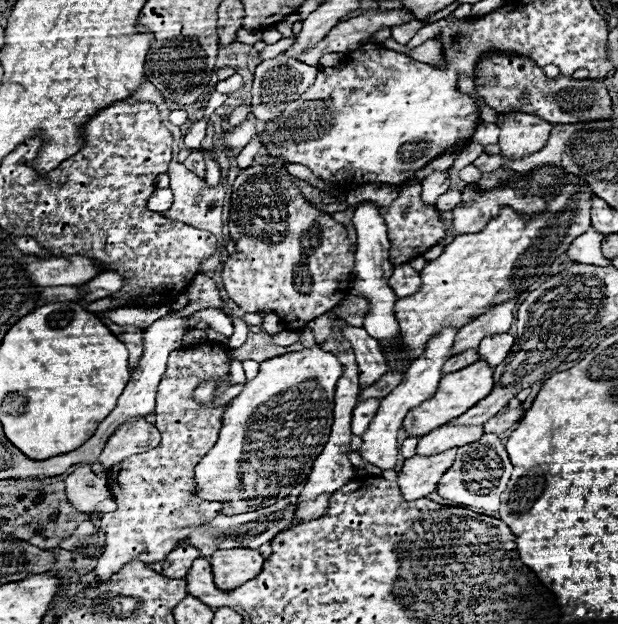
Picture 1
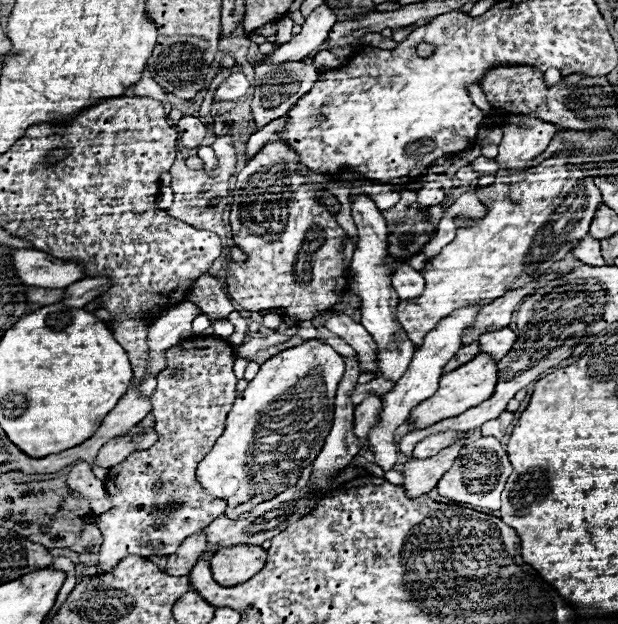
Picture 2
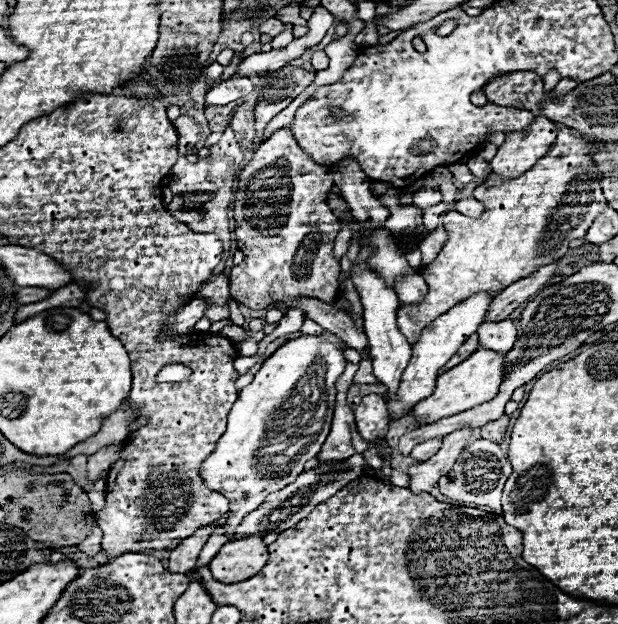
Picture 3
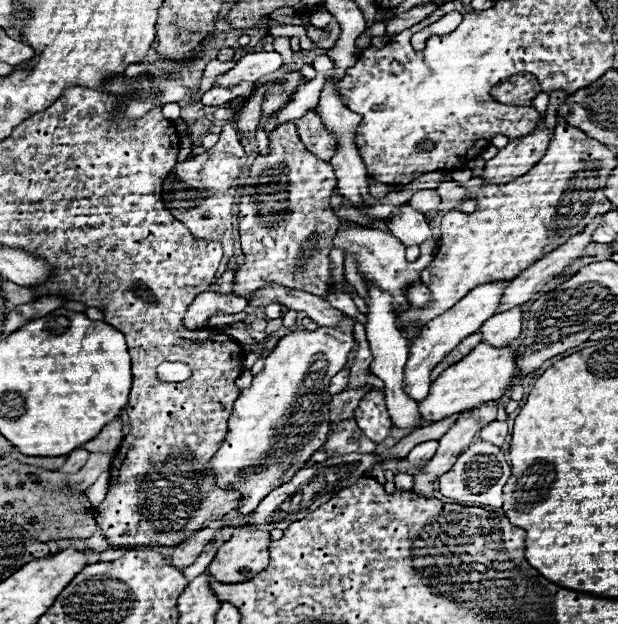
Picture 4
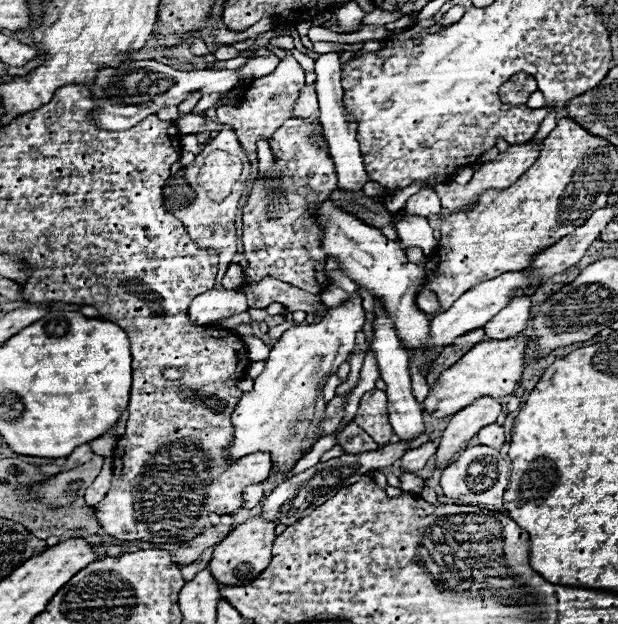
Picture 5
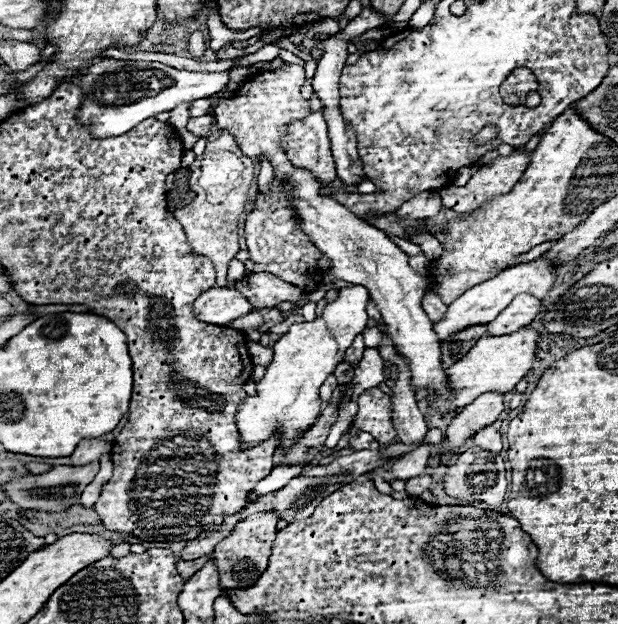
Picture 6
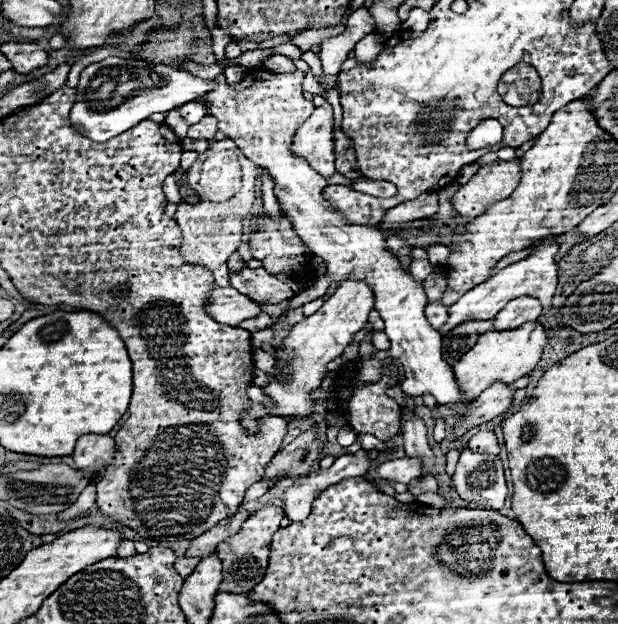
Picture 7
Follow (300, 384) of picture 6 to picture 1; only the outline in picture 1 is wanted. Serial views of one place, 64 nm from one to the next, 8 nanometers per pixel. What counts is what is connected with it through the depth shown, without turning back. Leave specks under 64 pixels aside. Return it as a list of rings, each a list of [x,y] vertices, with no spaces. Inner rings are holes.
[[[318,344],[302,352],[292,352],[262,362],[258,376],[248,380],[244,390],[224,408],[218,442],[196,466],[196,494],[208,502],[222,502],[222,514],[244,514],[262,506],[272,506],[278,502],[278,498],[286,498],[300,482],[306,480],[314,460],[328,442],[334,386],[340,374],[342,368],[336,356],[322,352]],[[278,414],[282,414],[282,418],[270,422],[270,418]]]

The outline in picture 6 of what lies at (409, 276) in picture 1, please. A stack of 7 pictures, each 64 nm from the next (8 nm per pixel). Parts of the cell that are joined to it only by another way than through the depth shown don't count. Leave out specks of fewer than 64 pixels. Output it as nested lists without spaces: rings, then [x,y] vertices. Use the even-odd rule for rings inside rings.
[[[426,292],[424,294],[422,308],[430,316],[432,322],[438,322],[438,318],[444,318],[444,314],[446,314],[446,306],[440,302],[438,294],[434,294],[434,292]]]

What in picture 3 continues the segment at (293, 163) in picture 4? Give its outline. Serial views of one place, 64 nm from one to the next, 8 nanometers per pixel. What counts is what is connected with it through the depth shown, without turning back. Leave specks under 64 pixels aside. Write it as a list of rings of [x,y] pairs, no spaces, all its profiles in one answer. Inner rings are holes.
[[[282,128],[282,130],[276,130],[266,142],[262,142],[258,146],[258,150],[254,152],[254,158],[248,162],[248,166],[240,172],[238,176],[238,190],[246,192],[246,194],[236,194],[234,198],[234,234],[236,234],[236,242],[238,242],[238,248],[244,252],[244,262],[238,264],[238,266],[232,266],[230,270],[230,296],[240,302],[242,306],[248,306],[252,310],[264,310],[264,308],[270,308],[270,306],[276,306],[276,304],[286,304],[288,308],[296,308],[296,302],[300,298],[316,298],[316,300],[322,300],[326,304],[332,304],[338,294],[340,294],[340,260],[334,258],[332,250],[334,250],[334,240],[340,232],[340,222],[338,218],[332,214],[332,210],[328,208],[326,204],[326,196],[330,192],[330,188],[334,186],[332,182],[332,168],[326,168],[326,166],[320,166],[316,162],[312,162],[304,150],[300,150],[300,146],[296,144],[296,140],[292,138],[292,130],[290,128]]]

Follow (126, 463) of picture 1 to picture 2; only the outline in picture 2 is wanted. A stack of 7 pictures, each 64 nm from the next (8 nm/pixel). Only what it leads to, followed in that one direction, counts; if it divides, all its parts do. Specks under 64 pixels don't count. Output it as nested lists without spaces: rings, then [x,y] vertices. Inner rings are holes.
[[[190,336],[182,344],[170,348],[166,352],[168,368],[158,374],[158,388],[152,394],[152,414],[156,416],[154,430],[158,432],[158,442],[150,450],[134,452],[124,462],[110,468],[104,484],[108,498],[112,500],[112,510],[98,516],[98,528],[102,530],[104,542],[100,548],[98,572],[110,572],[120,560],[128,556],[168,556],[176,552],[180,542],[188,538],[188,534],[200,532],[208,522],[216,516],[224,514],[226,502],[212,498],[204,492],[204,488],[196,482],[196,466],[198,462],[212,450],[216,438],[220,438],[226,422],[226,414],[232,408],[236,398],[236,376],[232,372],[234,364],[234,348],[214,336]]]

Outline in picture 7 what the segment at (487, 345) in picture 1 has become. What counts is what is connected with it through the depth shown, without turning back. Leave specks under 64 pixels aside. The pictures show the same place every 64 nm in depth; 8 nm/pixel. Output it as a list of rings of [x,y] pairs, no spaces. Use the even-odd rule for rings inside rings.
[[[522,296],[508,302],[508,306],[494,318],[492,330],[514,330],[524,322],[532,322],[542,314],[542,304],[536,298]]]

